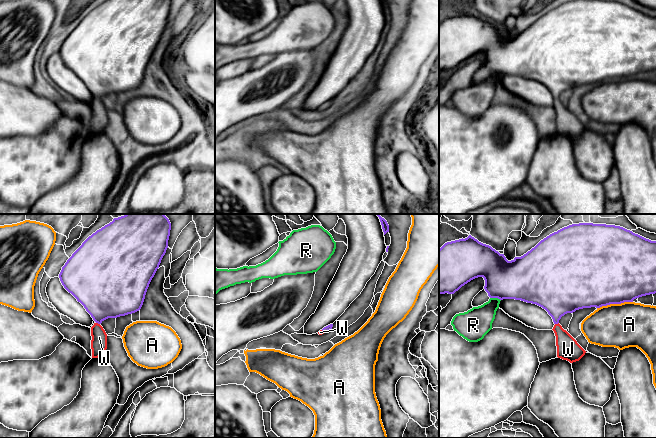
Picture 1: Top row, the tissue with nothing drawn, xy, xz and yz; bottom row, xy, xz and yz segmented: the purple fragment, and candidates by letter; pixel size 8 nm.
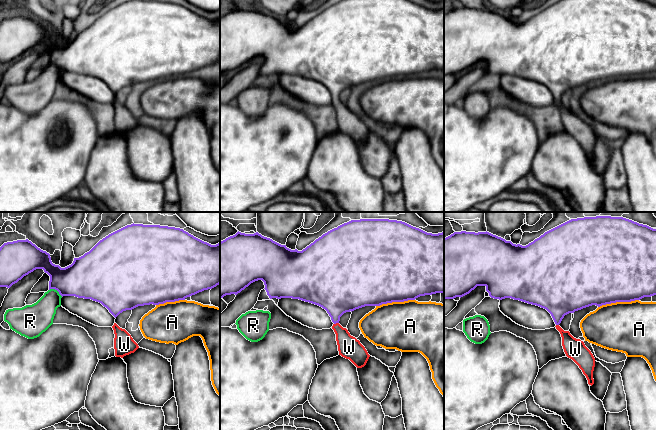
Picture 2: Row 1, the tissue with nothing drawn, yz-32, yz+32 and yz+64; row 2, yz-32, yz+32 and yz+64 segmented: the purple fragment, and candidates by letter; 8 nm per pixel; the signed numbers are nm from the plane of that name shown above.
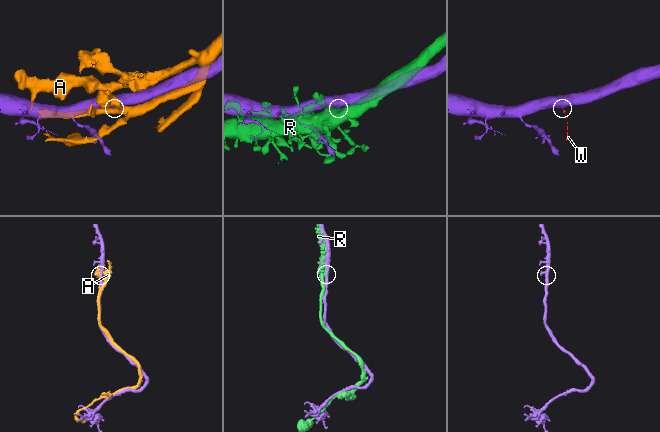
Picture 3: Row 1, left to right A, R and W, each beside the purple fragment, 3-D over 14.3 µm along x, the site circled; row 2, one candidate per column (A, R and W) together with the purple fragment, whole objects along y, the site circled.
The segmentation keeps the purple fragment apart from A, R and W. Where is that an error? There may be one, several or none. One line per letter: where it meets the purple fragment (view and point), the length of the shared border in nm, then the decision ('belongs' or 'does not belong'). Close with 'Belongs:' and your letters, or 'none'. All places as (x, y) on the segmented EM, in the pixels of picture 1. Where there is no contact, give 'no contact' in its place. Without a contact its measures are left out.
A: yz (614, 303) | 300 nm | does not belong
R: yz (495, 297) | 90 nm | does not belong
W: xy (98, 323) | 40 nm | belongs
Belongs: W

